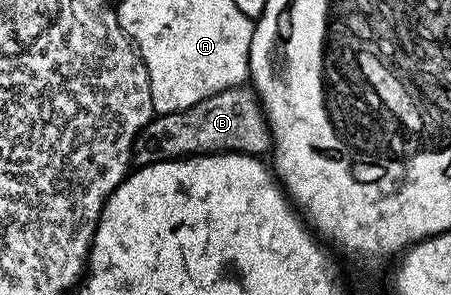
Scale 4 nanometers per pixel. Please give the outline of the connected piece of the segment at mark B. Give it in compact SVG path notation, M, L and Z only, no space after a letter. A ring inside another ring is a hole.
M249 85L233 86L208 100L200 100L192 108L180 112L159 114L139 132L134 142L133 161L138 166L151 166L157 162L170 162L174 158L193 158L200 154L252 154L266 156L271 153L272 139L266 113L258 95Z

